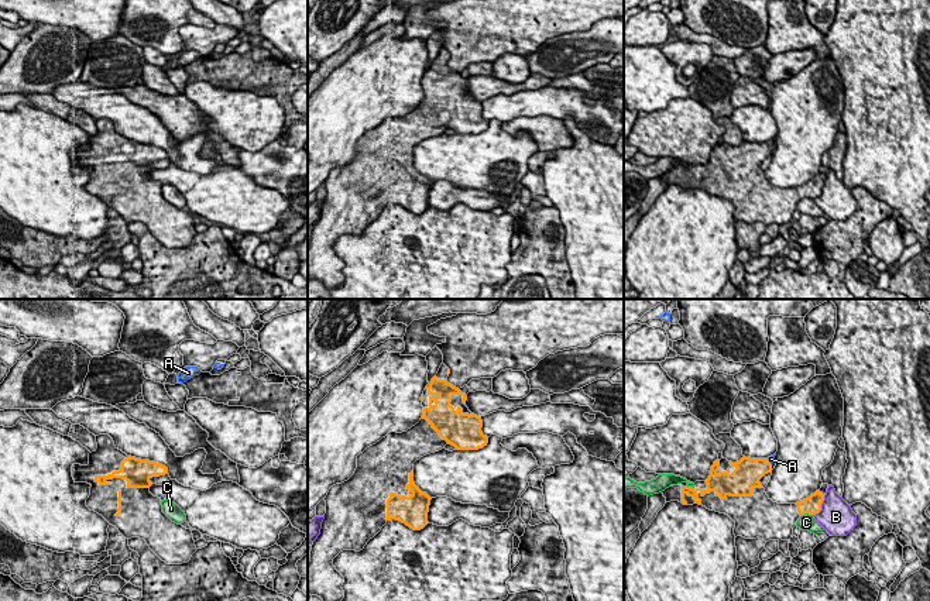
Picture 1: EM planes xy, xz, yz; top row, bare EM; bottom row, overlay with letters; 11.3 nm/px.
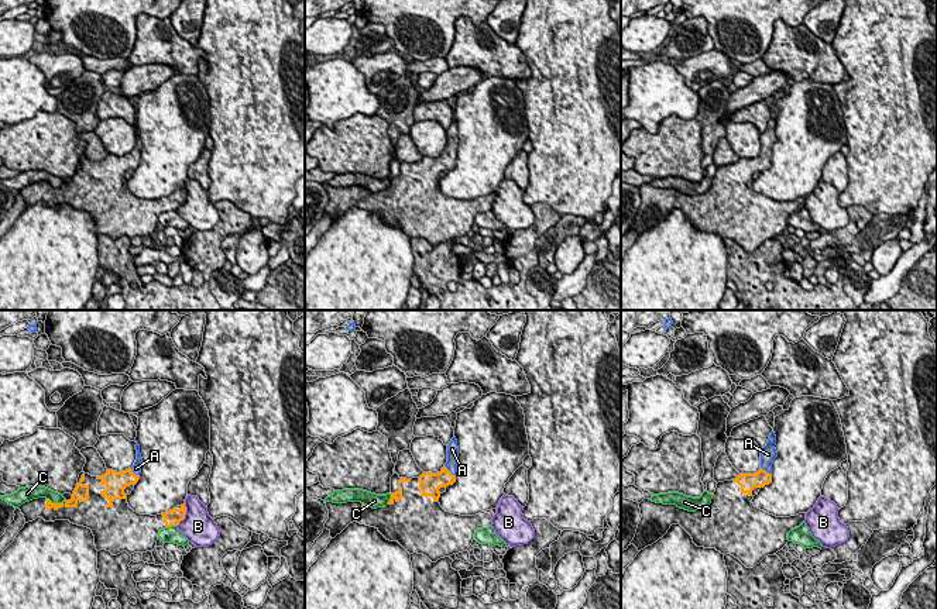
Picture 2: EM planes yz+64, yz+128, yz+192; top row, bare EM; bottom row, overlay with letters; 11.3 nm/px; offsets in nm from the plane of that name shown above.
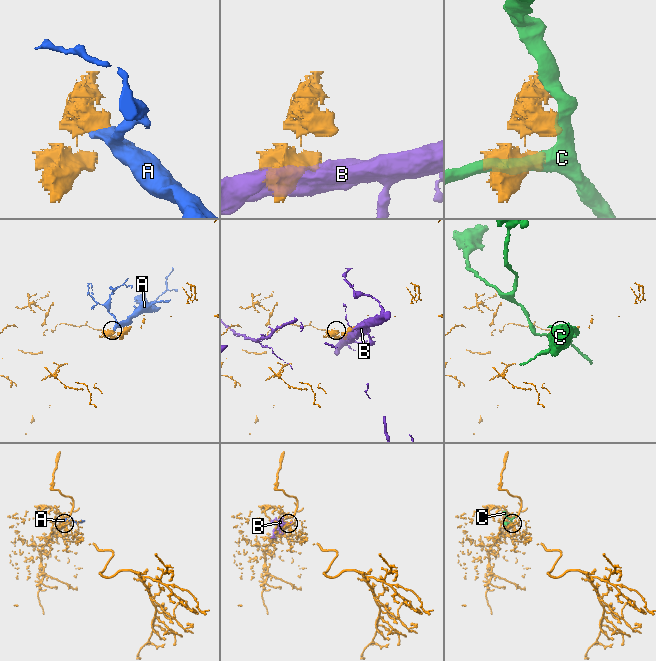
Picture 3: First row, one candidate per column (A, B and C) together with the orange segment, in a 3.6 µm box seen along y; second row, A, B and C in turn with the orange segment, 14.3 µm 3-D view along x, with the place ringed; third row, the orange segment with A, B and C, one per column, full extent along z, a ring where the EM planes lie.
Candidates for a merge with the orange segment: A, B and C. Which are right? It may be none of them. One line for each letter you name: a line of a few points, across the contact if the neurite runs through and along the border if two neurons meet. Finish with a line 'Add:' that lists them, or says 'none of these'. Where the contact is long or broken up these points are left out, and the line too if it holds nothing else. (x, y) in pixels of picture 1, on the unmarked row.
A: yz (748, 154), (768, 146), (771, 143)
Add: A

